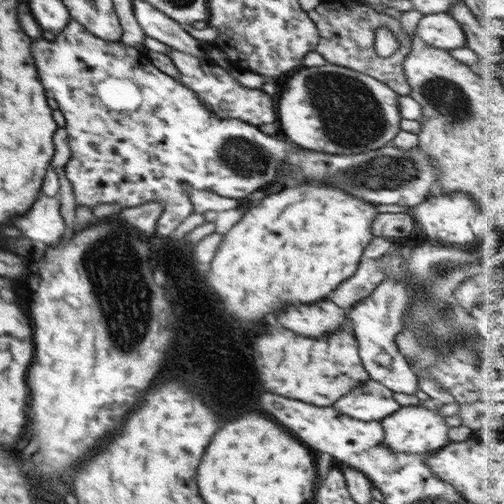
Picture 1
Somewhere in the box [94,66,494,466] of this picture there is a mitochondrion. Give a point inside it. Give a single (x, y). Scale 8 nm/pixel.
(352, 115)

